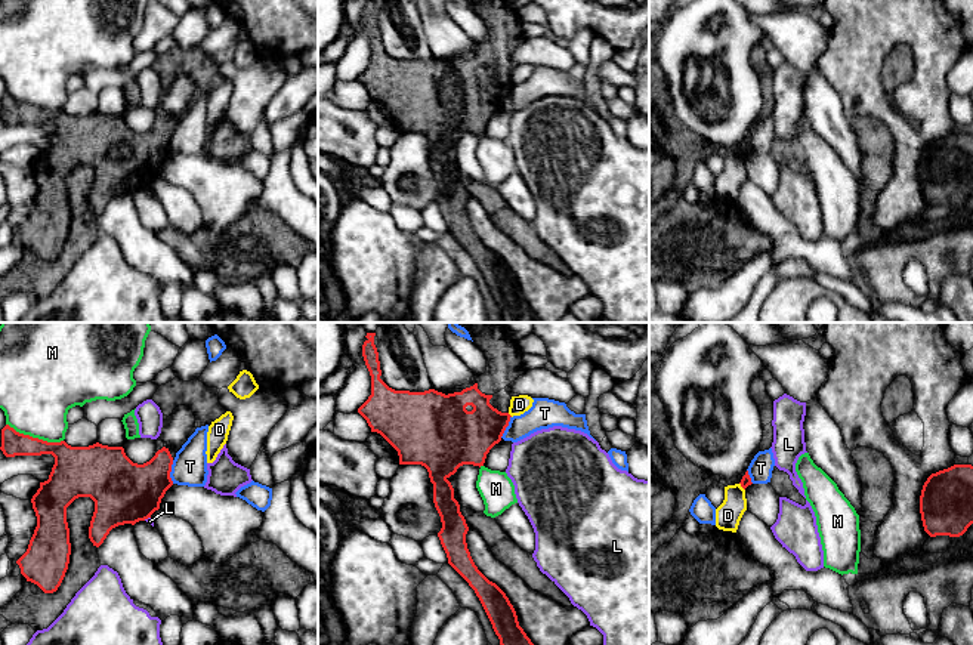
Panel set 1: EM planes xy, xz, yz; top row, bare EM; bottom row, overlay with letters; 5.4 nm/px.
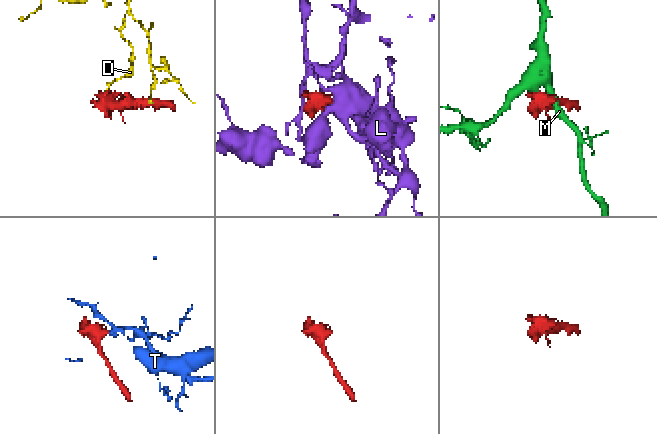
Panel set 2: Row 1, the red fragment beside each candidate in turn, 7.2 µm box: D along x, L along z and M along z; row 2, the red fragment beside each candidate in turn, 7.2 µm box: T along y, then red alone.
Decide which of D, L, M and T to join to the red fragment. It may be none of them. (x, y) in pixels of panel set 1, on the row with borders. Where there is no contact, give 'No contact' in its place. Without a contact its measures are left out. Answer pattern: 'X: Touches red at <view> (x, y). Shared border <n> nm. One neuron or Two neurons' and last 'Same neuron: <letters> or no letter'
D: Touches red at xz (509, 414). Shared border 40 nm. Two neurons
L: Touches red at xy (147, 518). Shared border 40 nm. Two neurons
M: Touches red at xy (34, 438). Shared border 320 nm. Two neurons
T: Touches red at xy (170, 471). Shared border 130 nm. Two neurons
Same neuron: no letter

